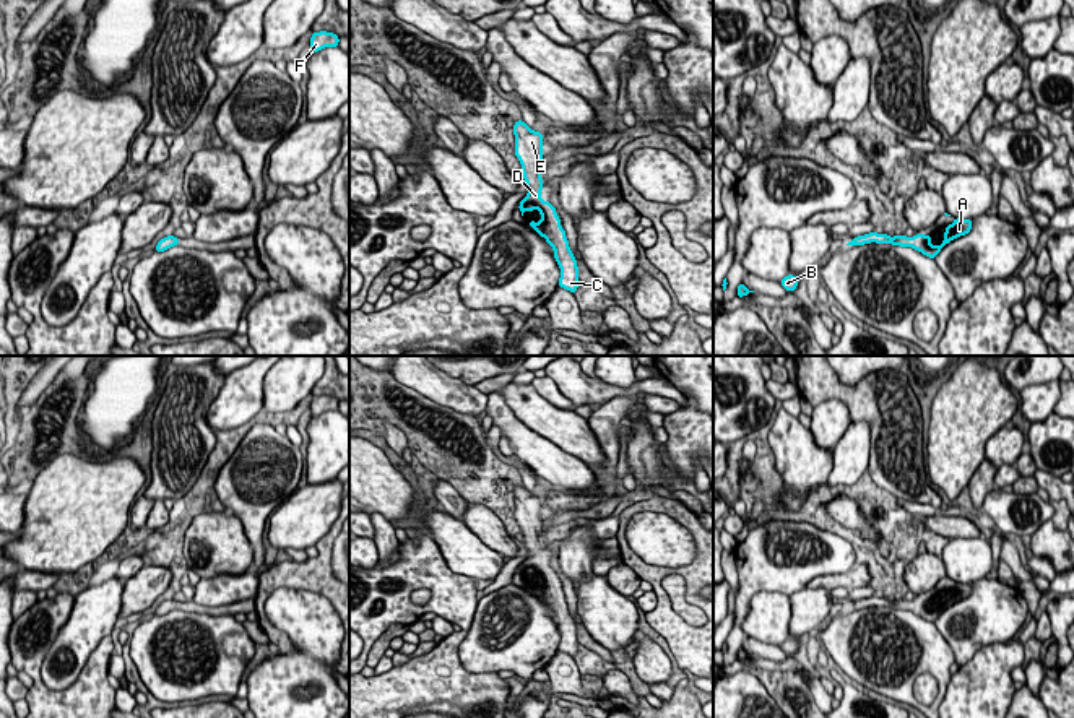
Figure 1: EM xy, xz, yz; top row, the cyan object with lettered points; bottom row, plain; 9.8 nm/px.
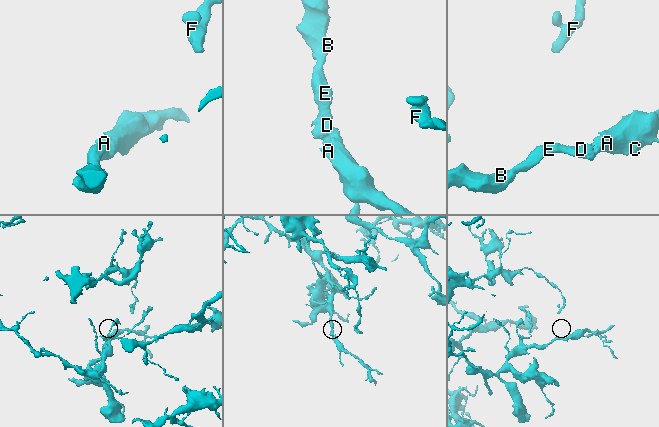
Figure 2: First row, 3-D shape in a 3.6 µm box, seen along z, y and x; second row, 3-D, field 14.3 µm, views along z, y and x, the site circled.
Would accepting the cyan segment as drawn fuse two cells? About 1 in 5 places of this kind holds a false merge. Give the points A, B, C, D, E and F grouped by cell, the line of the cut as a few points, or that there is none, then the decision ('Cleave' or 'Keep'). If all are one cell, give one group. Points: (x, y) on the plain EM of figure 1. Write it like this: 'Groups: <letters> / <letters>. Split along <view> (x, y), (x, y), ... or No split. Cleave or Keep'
Groups: A B C D E F. No split. Keep

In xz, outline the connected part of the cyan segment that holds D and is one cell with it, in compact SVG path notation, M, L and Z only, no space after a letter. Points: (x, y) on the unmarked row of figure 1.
M517 484L513 489L515 499L515 520L522 528L523 543L526 546L528 559L522 562L517 573L525 575L538 573L541 585L530 585L533 591L546 606L554 612L554 622L561 632L559 651L564 651L575 658L578 651L578 630L574 617L570 616L565 595L561 591L561 582L551 565L543 565L543 543L539 526L543 523L543 497L533 495L523 484Z

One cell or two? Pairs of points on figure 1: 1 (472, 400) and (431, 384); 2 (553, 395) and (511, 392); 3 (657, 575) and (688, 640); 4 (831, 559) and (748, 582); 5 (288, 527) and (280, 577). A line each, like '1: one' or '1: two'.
1: one
2: two
3: one
4: one
5: two

